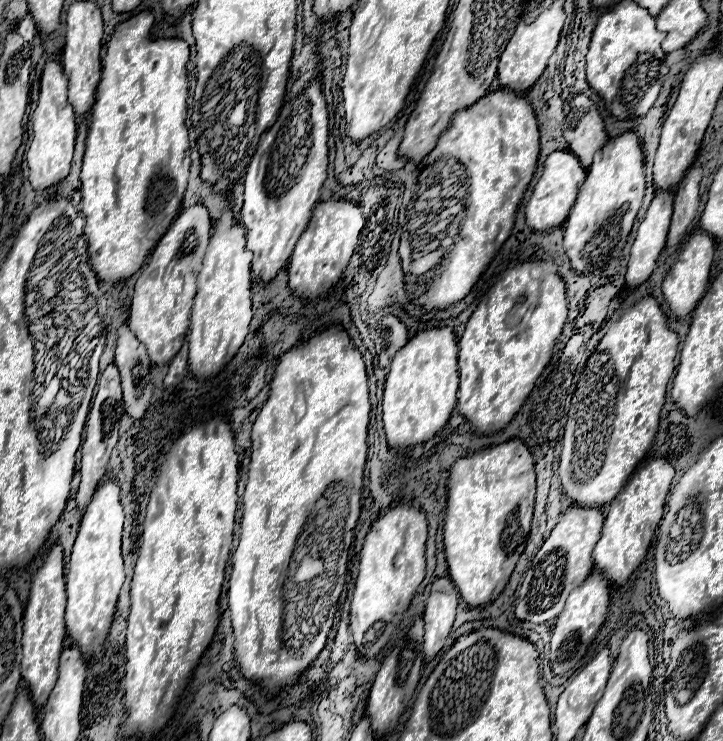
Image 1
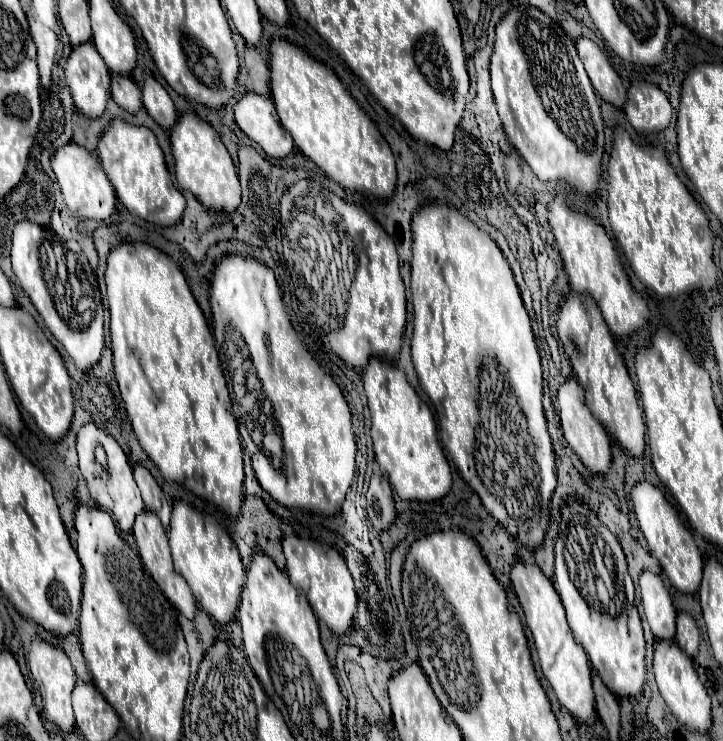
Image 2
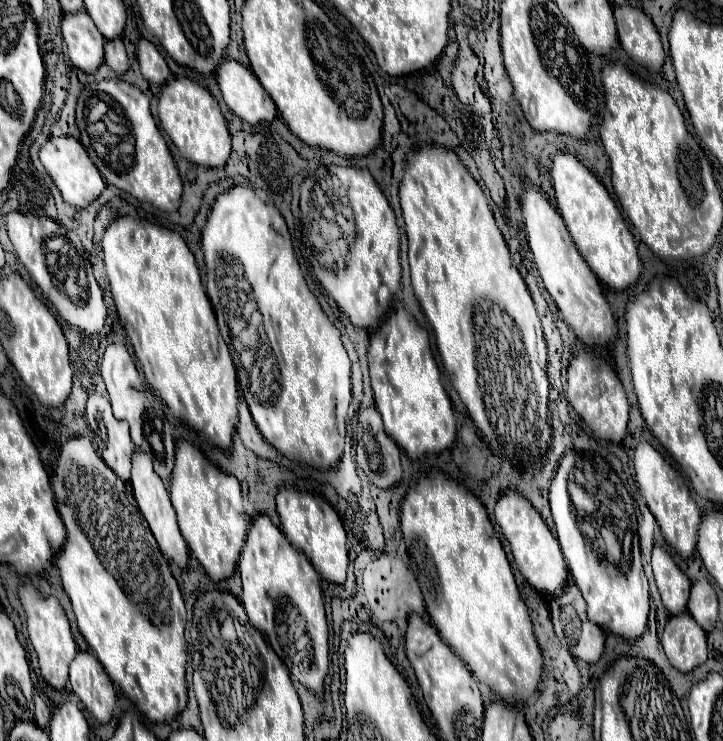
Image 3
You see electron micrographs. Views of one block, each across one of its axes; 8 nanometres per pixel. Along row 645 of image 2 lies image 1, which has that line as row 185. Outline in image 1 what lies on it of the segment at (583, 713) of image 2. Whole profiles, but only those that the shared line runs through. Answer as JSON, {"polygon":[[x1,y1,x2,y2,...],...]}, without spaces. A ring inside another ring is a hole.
{"polygon":[[556,150,554,154,550,154,544,162,544,172,542,172,538,184,534,186,532,198,528,200,528,204,524,208,526,224,534,230,550,230,554,226,564,224,564,220,568,218,568,212,576,200,578,186,584,182,584,176,586,176,586,168,580,166,580,160,572,152]]}

